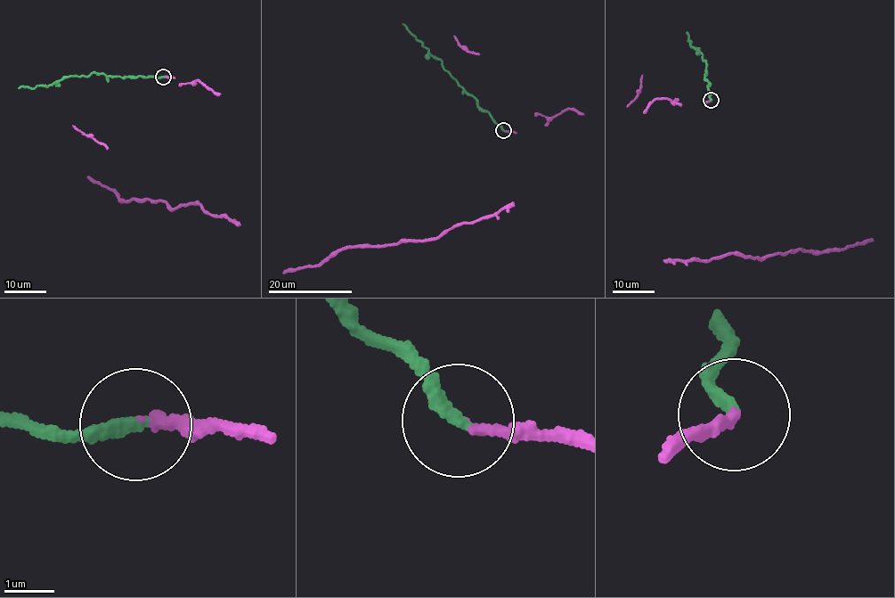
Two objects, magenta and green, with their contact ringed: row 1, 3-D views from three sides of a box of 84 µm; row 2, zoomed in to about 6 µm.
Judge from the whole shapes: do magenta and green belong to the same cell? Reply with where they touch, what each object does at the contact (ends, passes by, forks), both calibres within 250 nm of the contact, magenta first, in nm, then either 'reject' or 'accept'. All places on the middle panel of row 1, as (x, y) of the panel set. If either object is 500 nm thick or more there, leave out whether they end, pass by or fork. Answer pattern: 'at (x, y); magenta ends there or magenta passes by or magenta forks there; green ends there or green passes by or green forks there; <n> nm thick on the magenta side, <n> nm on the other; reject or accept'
at (503, 130); magenta ends there; green ends there; 190 nm thick on the magenta side, 260 nm on the other; reject

